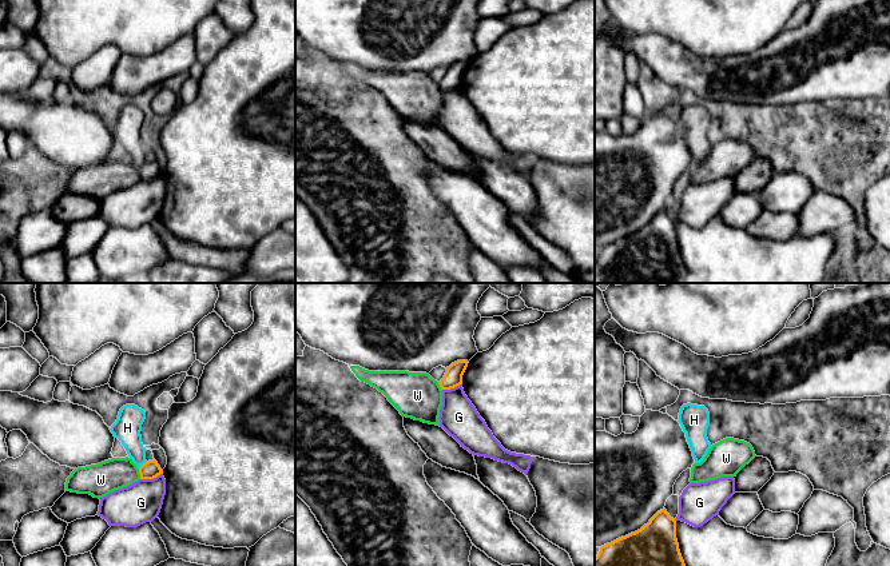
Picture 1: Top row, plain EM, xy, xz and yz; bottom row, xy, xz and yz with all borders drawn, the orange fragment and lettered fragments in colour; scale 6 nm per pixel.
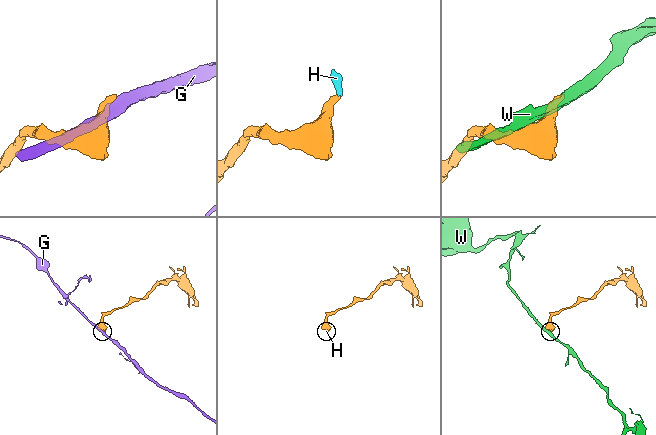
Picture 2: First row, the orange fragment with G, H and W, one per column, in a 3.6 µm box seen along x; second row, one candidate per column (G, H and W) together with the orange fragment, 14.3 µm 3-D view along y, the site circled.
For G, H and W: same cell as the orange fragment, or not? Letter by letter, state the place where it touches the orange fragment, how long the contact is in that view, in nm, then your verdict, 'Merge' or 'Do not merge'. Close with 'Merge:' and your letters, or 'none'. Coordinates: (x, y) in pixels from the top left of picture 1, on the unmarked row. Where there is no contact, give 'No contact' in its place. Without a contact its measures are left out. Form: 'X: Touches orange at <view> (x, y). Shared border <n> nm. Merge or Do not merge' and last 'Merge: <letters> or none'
G: Touches orange at xy (151, 179). Shared border 140 nm. Do not merge
H: Touches orange at xy (143, 164). Shared border 70 nm. Merge
W: Touches orange at xy (139, 174). Shared border 70 nm. Do not merge
Merge: H

